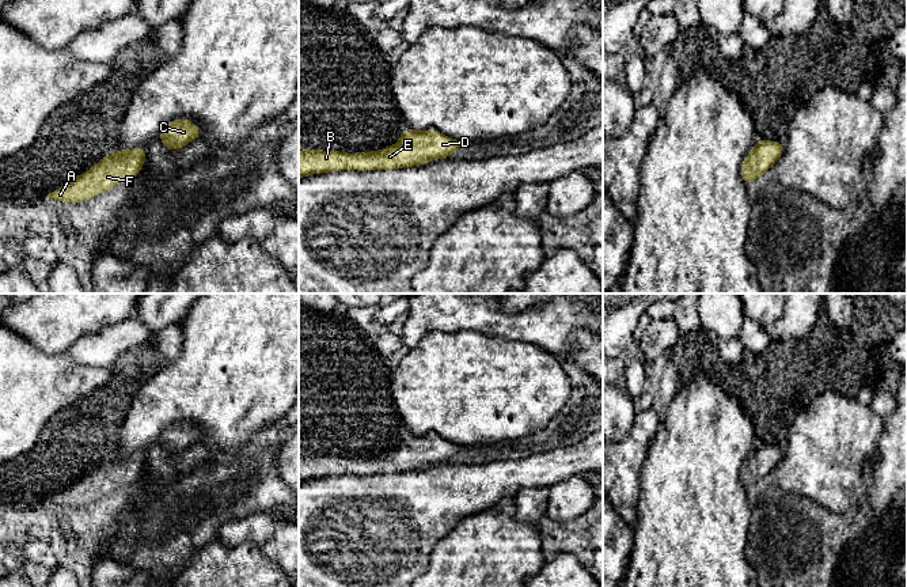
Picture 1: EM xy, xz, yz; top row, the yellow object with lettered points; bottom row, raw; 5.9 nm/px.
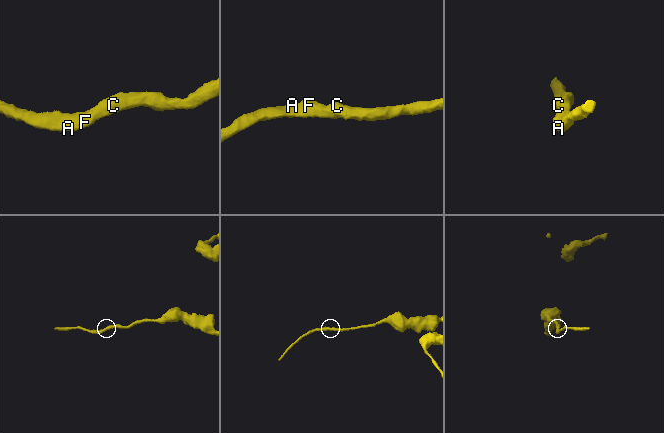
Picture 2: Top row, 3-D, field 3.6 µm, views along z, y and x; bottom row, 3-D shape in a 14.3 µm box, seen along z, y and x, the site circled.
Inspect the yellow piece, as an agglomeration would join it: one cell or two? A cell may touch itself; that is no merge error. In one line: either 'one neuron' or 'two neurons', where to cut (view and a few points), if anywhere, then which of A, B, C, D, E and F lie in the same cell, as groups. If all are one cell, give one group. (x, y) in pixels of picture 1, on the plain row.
one neuron | no cut | A B C D E F

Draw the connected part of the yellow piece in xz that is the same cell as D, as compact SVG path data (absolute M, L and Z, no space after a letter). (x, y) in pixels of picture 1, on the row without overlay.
M411 432L401 438L395 450L380 455L346 458L339 455L299 455L299 482L339 474L392 474L421 470L445 463L459 455L463 446L441 439L434 433L417 436Z

